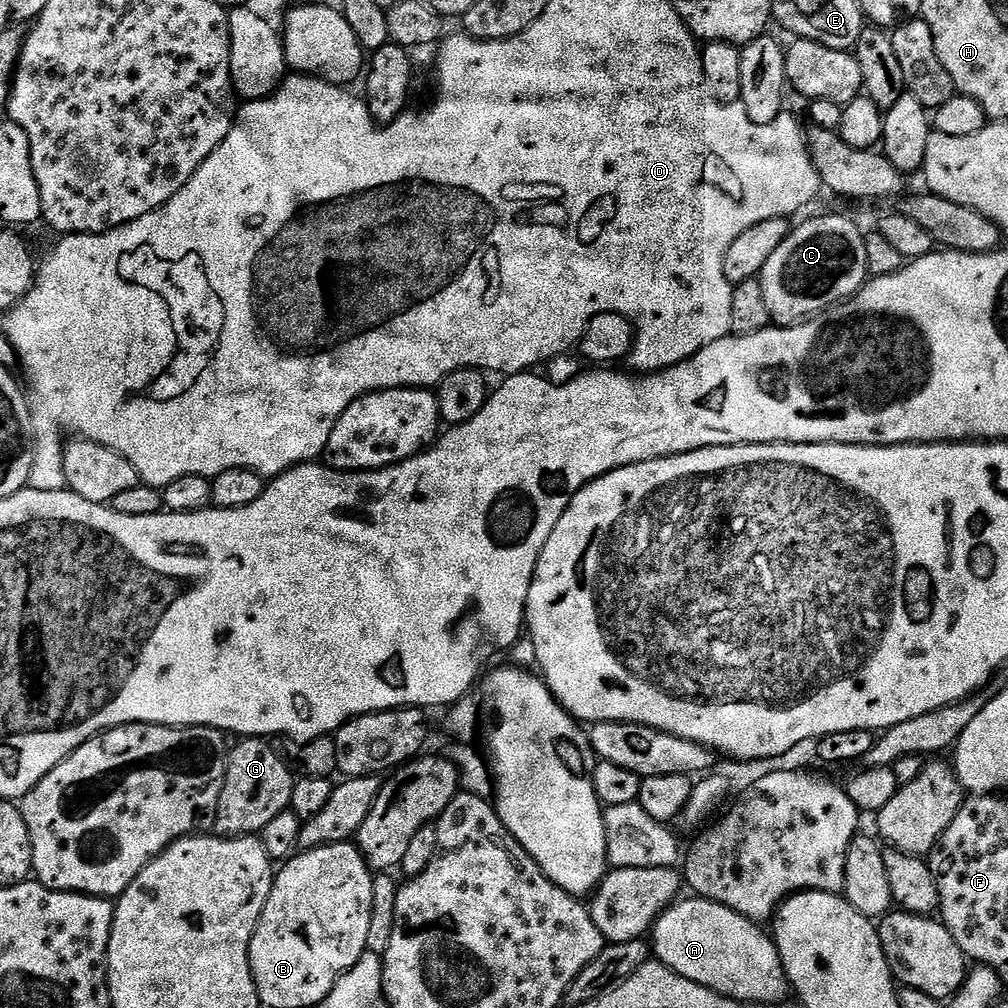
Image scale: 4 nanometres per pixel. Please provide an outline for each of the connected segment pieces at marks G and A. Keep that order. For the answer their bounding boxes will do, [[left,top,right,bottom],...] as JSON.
[[215,738,294,838],[650,899,790,1006]]

